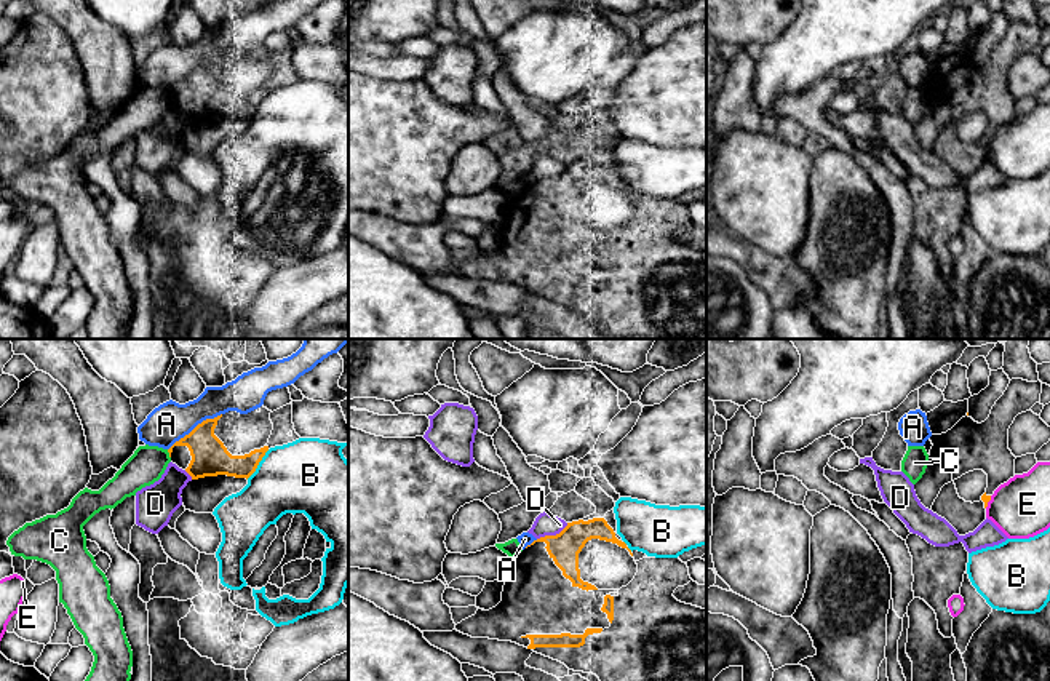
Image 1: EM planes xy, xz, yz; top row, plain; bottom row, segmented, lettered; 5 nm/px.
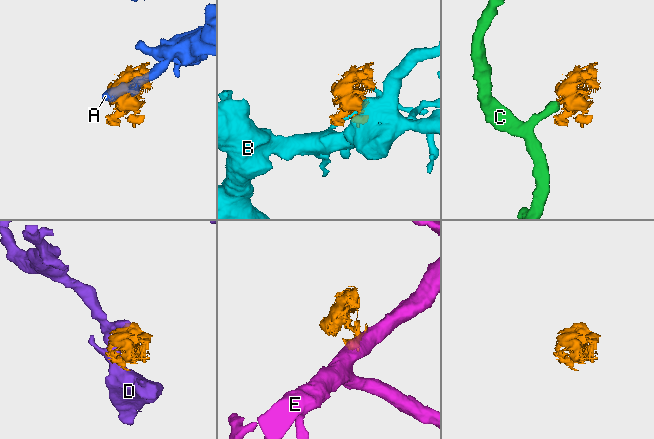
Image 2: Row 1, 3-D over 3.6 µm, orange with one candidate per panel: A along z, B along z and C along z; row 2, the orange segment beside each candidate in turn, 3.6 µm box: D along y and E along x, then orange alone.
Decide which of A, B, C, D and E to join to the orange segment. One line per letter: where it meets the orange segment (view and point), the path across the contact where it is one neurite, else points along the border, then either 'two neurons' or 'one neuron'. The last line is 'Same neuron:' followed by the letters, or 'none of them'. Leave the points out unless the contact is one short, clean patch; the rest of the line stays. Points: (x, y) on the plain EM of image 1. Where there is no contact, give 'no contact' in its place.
A: contact xy (195, 69); two neurons
B: contact xy (258, 106); border xy (269, 91), (246, 120); two neurons
C: contact xy (170, 96); border xy (167, 91), (170, 99); two neurons
D: contact xz (552, 178); two neurons
E: contact yz (988, 143); border yz (991, 138), (985, 149); two neurons
Same neuron: none of them

